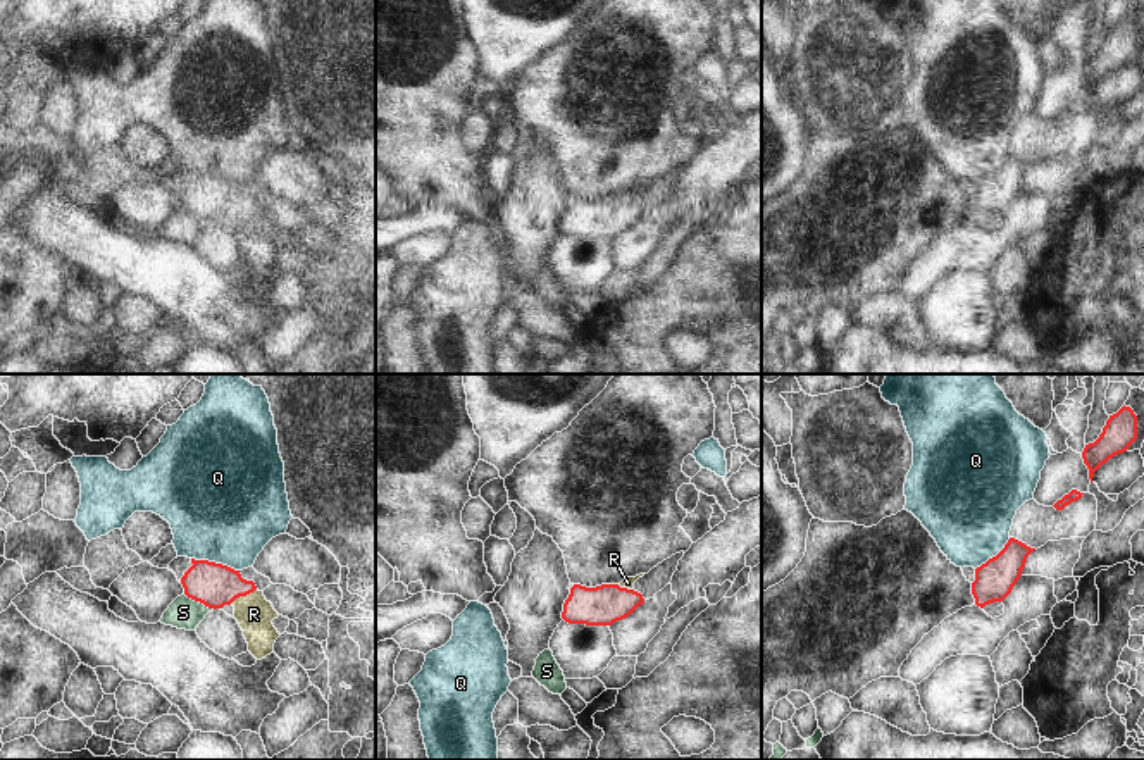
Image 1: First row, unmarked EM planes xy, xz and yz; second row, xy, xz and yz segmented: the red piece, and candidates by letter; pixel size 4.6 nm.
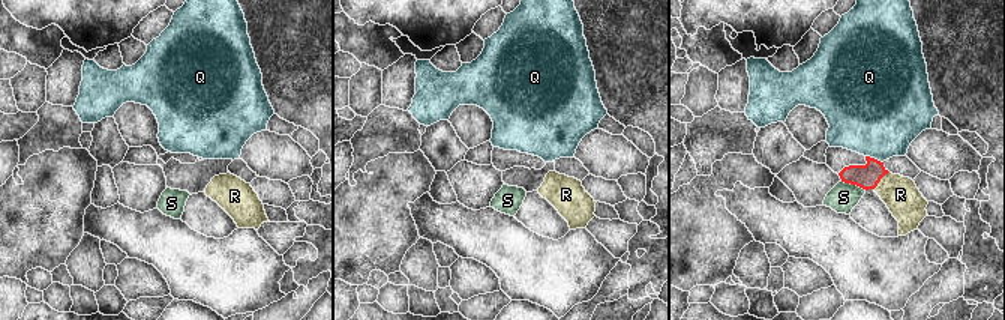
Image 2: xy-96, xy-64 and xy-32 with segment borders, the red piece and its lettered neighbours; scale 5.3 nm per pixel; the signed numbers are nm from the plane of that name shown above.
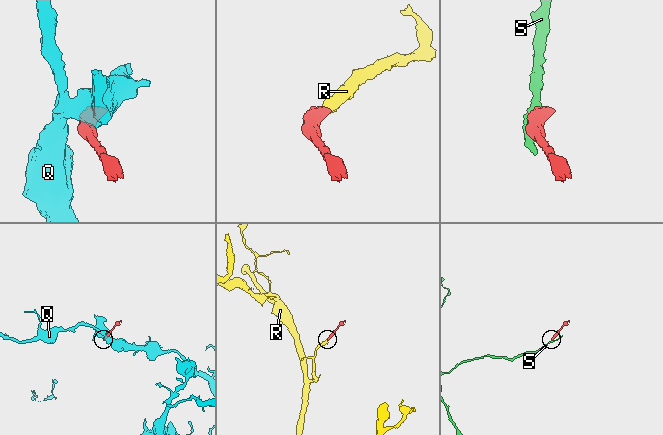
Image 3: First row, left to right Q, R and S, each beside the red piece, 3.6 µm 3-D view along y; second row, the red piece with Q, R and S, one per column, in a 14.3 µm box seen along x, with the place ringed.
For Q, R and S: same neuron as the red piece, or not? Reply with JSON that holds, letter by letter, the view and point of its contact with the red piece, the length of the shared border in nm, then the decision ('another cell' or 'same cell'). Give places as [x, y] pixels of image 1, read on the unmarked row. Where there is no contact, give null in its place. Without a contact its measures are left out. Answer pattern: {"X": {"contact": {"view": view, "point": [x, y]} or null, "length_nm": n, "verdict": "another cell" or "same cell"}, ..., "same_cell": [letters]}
{"Q": {"contact": {"view": "xy", "point": [214, 176]}, "length_nm": 240, "verdict": "another cell"}, "R": {"contact": {"view": "xy", "point": [242, 209]}, "length_nm": 150, "verdict": "same cell"}, "S": {"contact": {"view": "xy", "point": [200, 216]}, "length_nm": 160, "verdict": "another cell"}, "same_cell": ["R"]}

